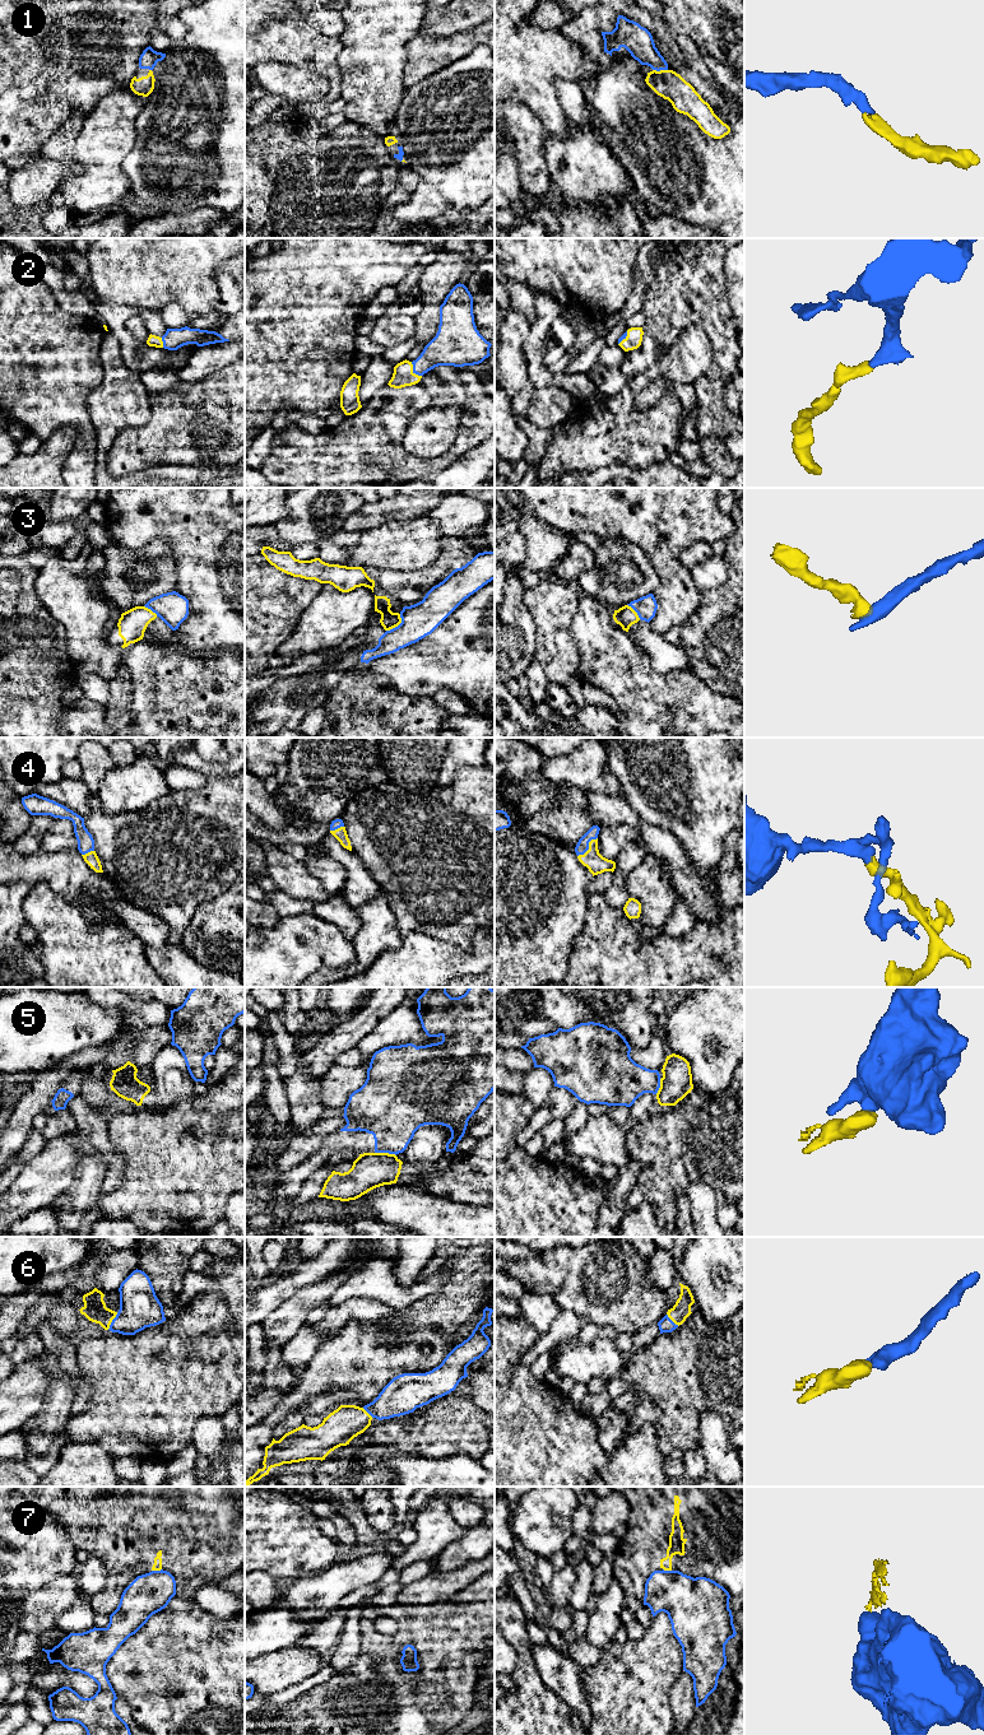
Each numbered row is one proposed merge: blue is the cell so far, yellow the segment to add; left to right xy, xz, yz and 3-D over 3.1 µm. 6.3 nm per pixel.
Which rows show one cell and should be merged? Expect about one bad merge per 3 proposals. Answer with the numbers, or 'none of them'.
1, 2, 4, 6

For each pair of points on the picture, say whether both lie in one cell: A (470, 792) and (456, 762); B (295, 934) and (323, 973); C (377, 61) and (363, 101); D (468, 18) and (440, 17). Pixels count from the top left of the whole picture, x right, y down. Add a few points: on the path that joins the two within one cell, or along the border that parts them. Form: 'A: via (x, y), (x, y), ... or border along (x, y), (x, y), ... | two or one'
A: border along (481, 766), (462, 767), (450, 782), (437, 785) | two
B: border along (349, 964), (320, 967), (311, 973) | two
C: via (371, 71), (371, 91) | one
D: via (462, 17), (446, 17) | one

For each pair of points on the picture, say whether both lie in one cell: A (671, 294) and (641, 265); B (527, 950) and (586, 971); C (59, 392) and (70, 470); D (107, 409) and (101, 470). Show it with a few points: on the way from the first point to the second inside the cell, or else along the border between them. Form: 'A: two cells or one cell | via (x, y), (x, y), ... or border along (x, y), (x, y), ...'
A: two cells | border along (654, 251), (651, 257), (653, 280), (643, 305)
B: two cells | border along (576, 935), (572, 943), (569, 970), (565, 973)
C: one cell | via (74, 412), (84, 427), (83, 451)
D: one cell | via (107, 424), (101, 455)

